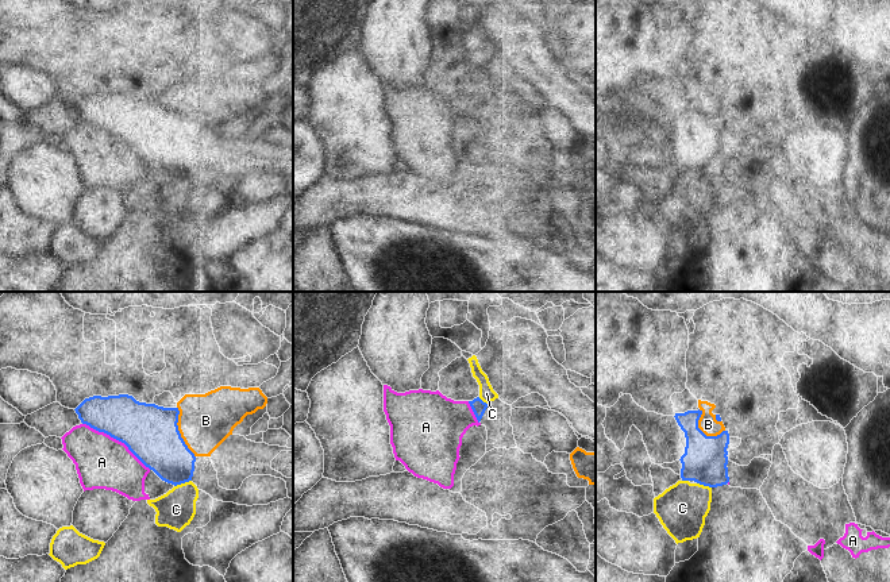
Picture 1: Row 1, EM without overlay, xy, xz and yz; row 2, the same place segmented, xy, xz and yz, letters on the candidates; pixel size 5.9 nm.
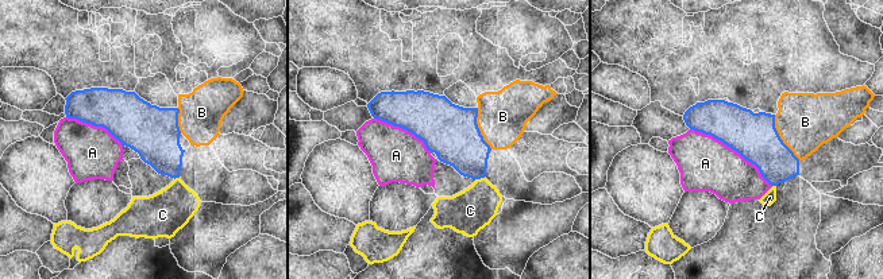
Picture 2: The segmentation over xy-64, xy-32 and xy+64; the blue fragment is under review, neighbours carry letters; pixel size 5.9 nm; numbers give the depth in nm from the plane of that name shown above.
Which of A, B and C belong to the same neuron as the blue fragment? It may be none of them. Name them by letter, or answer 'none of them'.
none of them

